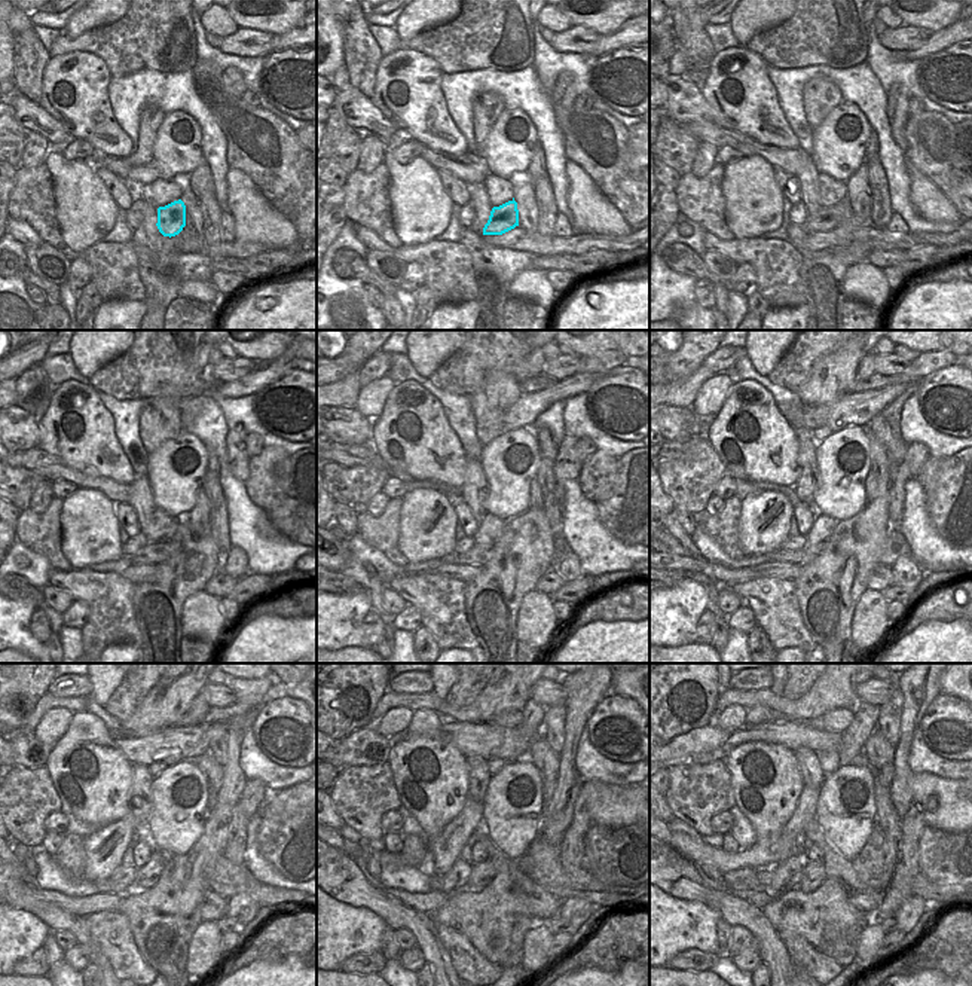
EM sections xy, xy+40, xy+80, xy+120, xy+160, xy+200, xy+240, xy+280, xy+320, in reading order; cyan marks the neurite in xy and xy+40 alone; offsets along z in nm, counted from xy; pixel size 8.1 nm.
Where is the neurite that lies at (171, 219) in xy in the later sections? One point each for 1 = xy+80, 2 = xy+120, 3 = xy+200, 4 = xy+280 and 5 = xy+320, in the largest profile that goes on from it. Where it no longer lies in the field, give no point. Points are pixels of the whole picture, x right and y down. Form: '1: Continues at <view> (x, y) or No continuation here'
1: Continues at xy+80 (827, 219)
2: Continues at xy+120 (152, 553)
3: Continues at xy+200 (801, 556)
4: Continues at xy+280 (436, 882)
5: Continues at xy+320 (764, 873)

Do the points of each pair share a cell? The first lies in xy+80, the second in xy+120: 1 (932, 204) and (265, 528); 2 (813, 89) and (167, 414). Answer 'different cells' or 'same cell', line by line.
1: same cell
2: same cell

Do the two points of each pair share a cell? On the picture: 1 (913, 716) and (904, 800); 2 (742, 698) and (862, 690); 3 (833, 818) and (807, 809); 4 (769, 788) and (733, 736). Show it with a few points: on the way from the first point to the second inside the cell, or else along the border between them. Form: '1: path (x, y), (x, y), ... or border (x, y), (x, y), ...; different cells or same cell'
1: path (905, 736), (901, 754), (901, 780); same cell
2: border (870, 678), (856, 686), (858, 699); different cells
3: border (819, 788), (815, 817); different cells
4: border (775, 744), (763, 741), (742, 742), (724, 760); different cells

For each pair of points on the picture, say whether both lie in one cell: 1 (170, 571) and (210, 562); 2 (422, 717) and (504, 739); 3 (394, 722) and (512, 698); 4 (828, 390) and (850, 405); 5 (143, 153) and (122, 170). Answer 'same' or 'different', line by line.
1: same
2: different
3: different
4: different
5: same

